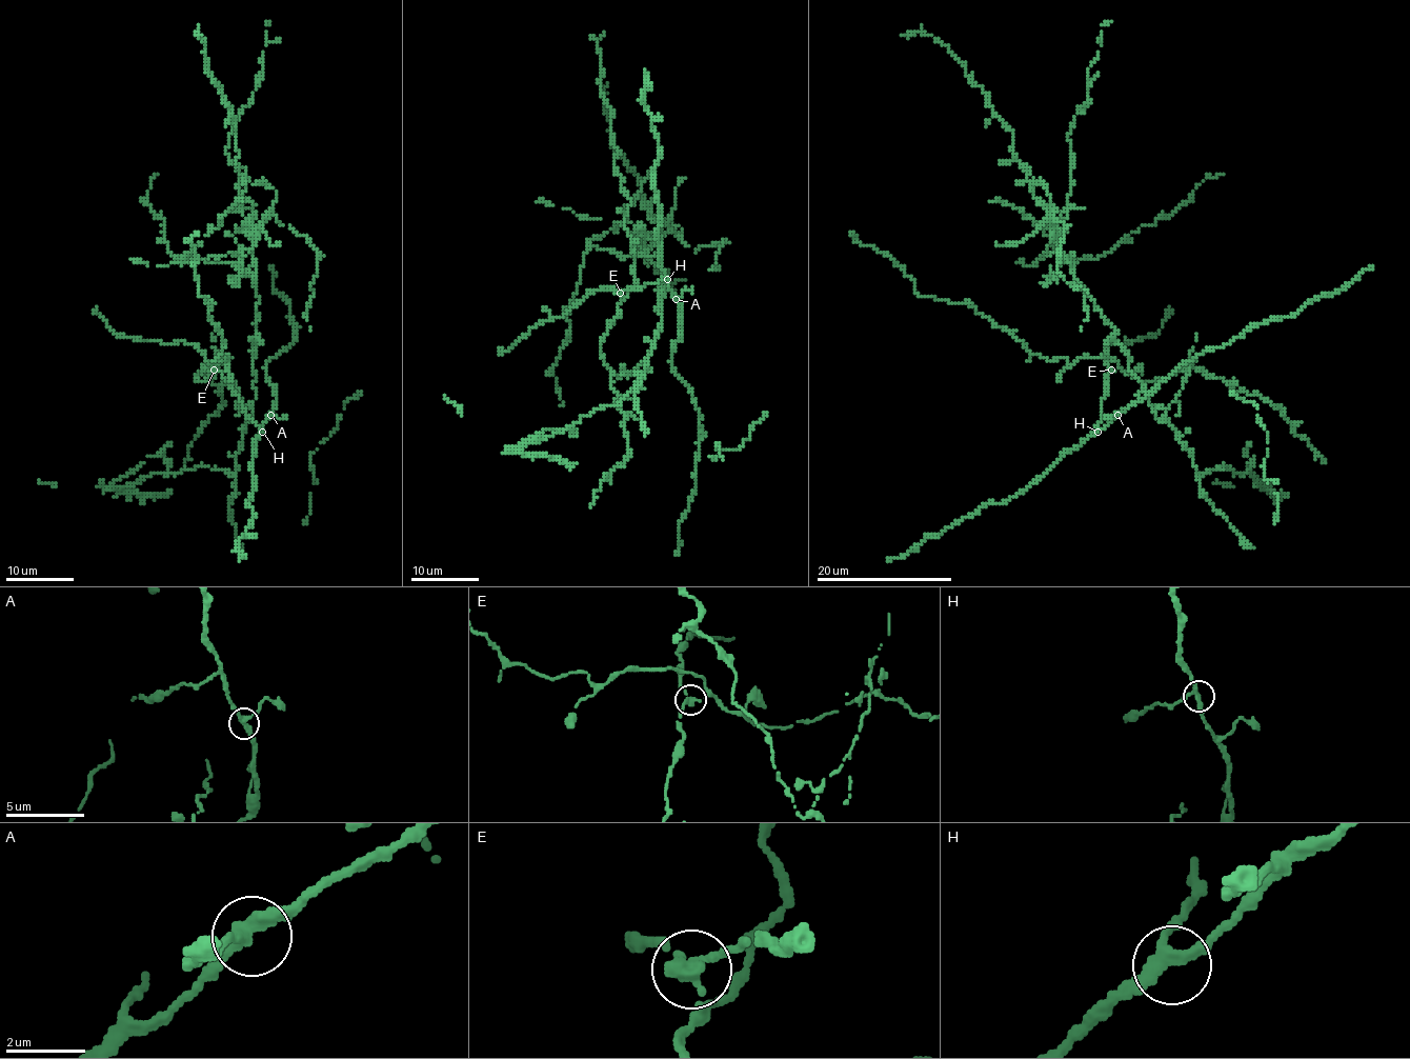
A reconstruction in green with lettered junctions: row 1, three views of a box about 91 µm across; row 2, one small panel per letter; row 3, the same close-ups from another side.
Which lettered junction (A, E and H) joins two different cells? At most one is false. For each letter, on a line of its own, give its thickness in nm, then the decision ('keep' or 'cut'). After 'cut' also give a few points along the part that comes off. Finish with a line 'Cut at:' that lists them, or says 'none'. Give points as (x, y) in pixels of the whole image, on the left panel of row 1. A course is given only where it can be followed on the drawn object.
A: 320 nm thick; keep
E: 280 nm thick; cut; foreign part runs (215, 371), (196, 379), (220, 360), (248, 421), (255, 214), (243, 197), (235, 117), (207, 75), (201, 36)
H: 280 nm thick; keep
Cut at: E

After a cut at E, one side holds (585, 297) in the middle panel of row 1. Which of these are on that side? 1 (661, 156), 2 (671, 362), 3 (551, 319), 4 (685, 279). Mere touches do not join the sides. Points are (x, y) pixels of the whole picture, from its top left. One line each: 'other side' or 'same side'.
1: same side
2: same side
3: same side
4: other side

